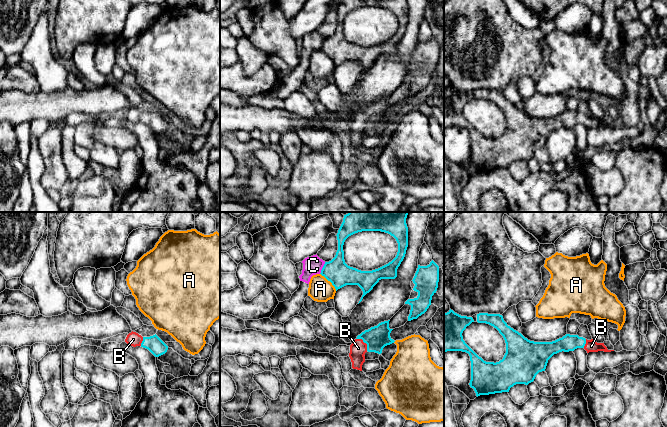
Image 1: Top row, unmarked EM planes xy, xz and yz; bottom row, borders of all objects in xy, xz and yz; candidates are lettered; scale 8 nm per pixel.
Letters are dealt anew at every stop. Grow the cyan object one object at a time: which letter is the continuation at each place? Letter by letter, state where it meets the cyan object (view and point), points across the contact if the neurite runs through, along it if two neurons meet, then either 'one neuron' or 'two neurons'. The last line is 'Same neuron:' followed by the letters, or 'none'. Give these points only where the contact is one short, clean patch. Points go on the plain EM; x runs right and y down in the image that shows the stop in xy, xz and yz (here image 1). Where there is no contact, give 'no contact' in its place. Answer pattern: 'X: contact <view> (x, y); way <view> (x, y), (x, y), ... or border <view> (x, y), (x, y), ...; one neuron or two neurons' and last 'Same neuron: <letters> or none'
A: contact xz (329, 56); border xz (320, 49), (336, 66); two neurons
B: contact xz (364, 118); way xz (377, 113), (364, 118), (358, 124); one neuron
C: contact xz (322, 44); border xz (325, 38), (319, 49); two neurons
Same neuron: B

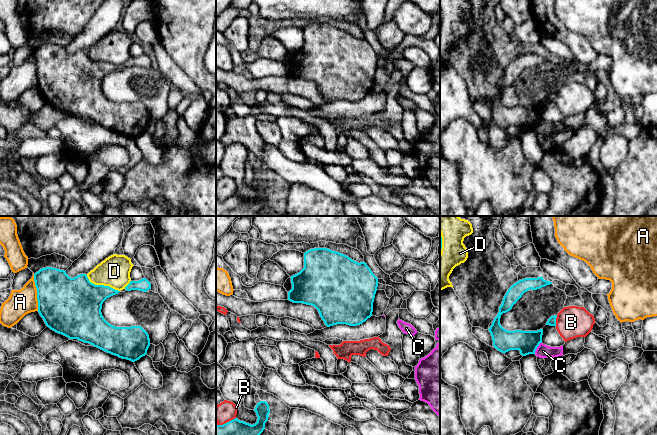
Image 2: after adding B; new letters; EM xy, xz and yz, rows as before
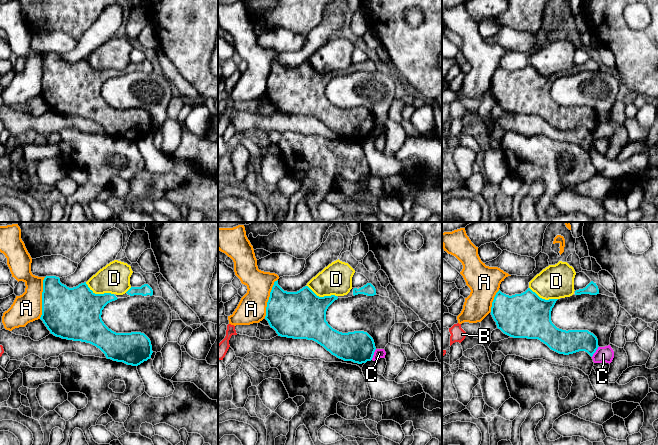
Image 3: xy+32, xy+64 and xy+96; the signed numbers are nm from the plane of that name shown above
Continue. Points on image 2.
A: contact xy (37, 68); border xy (33, 50), (38, 86); two neurons
B: contact yz (555, 96); two neurons
C: contact yz (536, 124); border yz (541, 118), (534, 129); two neurons
D: contact xy (102, 61); two neurons
Same neuron: none

